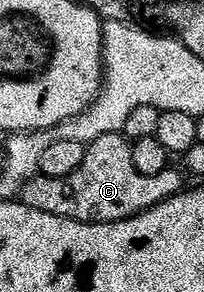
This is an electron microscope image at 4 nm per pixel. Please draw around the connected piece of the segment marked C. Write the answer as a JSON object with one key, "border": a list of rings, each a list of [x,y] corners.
{"border":[[[123,134],[103,135],[87,144],[88,152],[78,169],[65,179],[48,179],[37,175],[22,192],[22,201],[30,209],[50,213],[54,217],[66,217],[79,223],[117,223],[126,221],[154,205],[166,201],[171,195],[185,190],[185,176],[175,169],[146,177],[138,173],[132,156],[132,143]]]}

